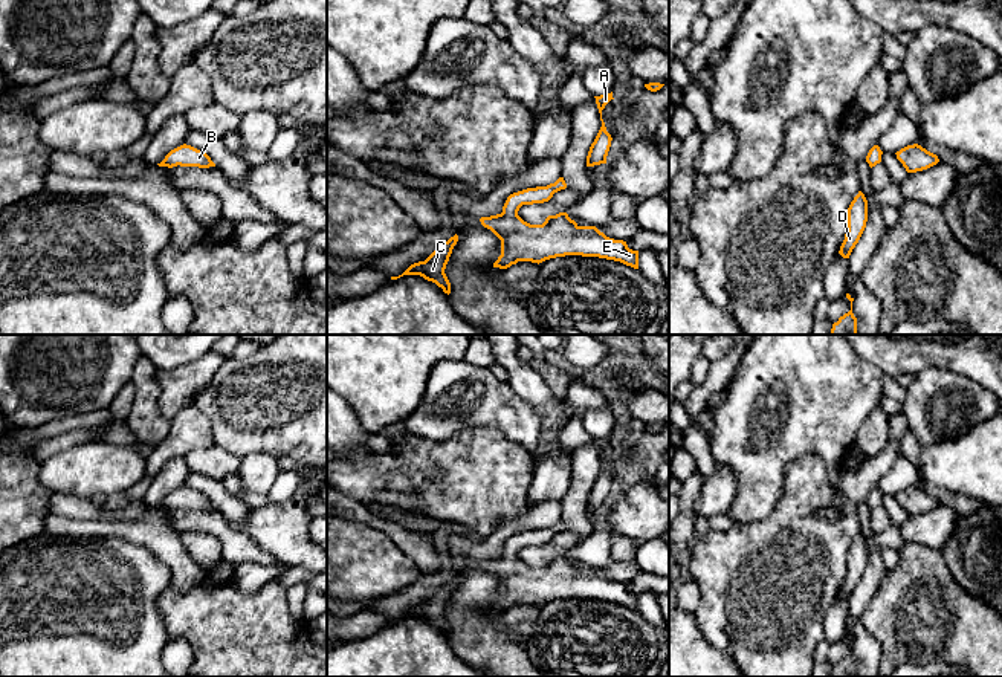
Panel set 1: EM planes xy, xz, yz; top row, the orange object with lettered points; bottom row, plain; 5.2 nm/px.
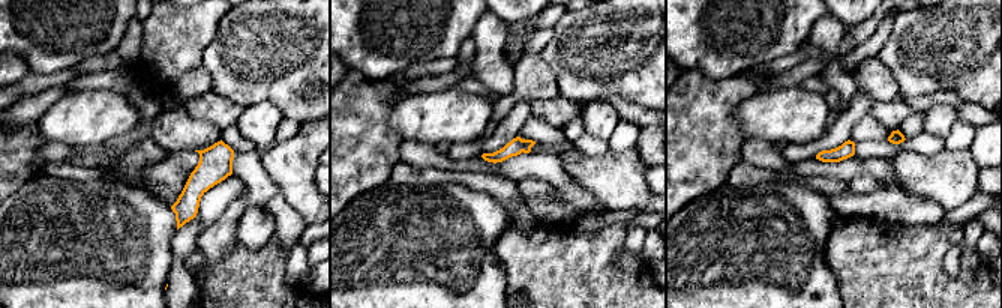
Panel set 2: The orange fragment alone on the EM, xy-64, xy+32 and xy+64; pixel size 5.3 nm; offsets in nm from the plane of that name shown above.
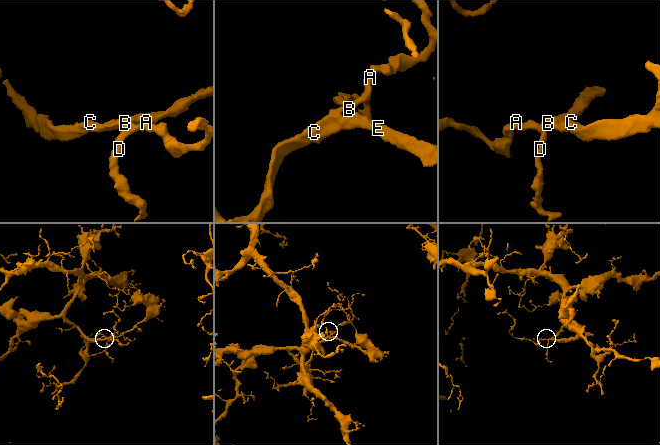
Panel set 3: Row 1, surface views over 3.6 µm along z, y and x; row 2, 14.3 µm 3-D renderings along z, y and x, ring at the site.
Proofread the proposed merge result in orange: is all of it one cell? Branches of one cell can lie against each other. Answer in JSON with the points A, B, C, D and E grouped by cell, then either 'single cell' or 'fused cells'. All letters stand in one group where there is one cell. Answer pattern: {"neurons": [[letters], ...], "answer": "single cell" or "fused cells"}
{"neurons": [["A", "B", "C", "D", "E"]], "answer": "single cell"}

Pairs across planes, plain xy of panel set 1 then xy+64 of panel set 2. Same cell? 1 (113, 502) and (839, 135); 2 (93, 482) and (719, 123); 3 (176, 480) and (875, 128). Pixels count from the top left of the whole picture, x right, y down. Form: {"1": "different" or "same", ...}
{"1": "same", "2": "different", "3": "different"}

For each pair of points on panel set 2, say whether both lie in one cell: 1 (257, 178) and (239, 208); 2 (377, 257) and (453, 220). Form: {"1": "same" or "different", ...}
{"1": "same", "2": "same"}

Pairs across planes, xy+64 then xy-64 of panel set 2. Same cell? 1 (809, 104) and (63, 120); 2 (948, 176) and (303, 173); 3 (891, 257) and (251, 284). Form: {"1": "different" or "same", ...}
{"1": "same", "2": "same", "3": "same"}

